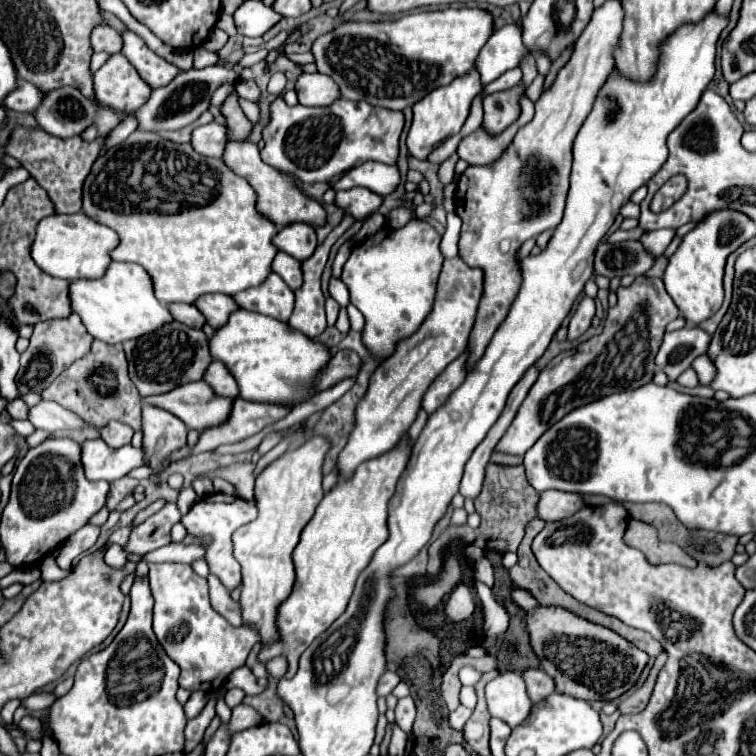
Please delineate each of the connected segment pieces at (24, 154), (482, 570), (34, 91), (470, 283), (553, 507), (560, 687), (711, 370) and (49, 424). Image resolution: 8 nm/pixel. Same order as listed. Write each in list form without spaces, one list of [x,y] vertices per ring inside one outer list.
[[[16,127],[6,151],[8,155],[16,157],[24,165],[24,169],[28,169],[28,173],[46,189],[46,193],[54,201],[56,213],[78,213],[82,211],[82,183],[88,177],[104,141],[106,139],[96,139],[94,143],[86,143],[82,141],[82,137],[60,139],[40,129],[32,131]]]
[[[482,557],[482,559],[478,560],[478,563],[474,565],[474,576],[479,581],[482,581],[482,583],[486,583],[488,587],[494,585],[494,568],[486,557]]]
[[[20,79],[18,81],[18,89],[6,97],[4,105],[8,109],[12,109],[12,111],[20,111],[20,113],[26,111],[26,113],[32,115],[40,107],[40,103],[42,103],[44,97],[46,97],[44,91],[40,91],[32,83],[26,83],[26,81]]]
[[[458,255],[452,257],[450,263],[444,263],[432,313],[426,317],[422,327],[412,337],[400,341],[398,351],[374,371],[374,379],[368,383],[368,393],[362,401],[358,401],[354,431],[350,431],[346,449],[338,455],[338,475],[342,479],[350,479],[360,463],[398,447],[418,417],[426,389],[444,371],[444,367],[450,365],[450,361],[462,355],[468,345],[468,335],[482,295],[482,277],[484,273],[480,269],[468,267]]]
[[[544,491],[538,501],[538,515],[544,521],[562,521],[584,507],[582,495],[564,491]]]
[[[538,607],[528,615],[528,633],[542,669],[556,681],[556,691],[584,701],[612,701],[638,683],[648,655],[618,633],[594,625],[562,607]]]
[[[708,353],[700,355],[698,359],[694,359],[692,367],[694,367],[694,369],[696,369],[696,373],[698,373],[700,385],[710,385],[710,383],[714,381],[714,375],[716,375],[716,367],[714,367],[714,363],[710,361]]]
[[[44,399],[38,405],[30,407],[28,421],[36,429],[44,429],[50,433],[62,431],[62,429],[72,429],[72,427],[82,427],[82,421],[72,411],[60,407],[54,401],[44,401]]]

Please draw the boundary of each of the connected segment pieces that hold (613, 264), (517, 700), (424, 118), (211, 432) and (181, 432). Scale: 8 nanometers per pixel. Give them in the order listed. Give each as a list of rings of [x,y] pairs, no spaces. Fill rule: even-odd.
[[[602,241],[596,249],[594,269],[598,275],[604,275],[608,279],[624,277],[624,275],[644,275],[652,265],[656,257],[646,251],[646,247],[640,241],[622,241],[622,243],[608,243]]]
[[[508,671],[486,685],[486,701],[492,717],[500,717],[510,727],[522,725],[530,715],[532,701],[520,673]]]
[[[470,71],[468,75],[462,75],[462,77],[456,77],[450,85],[446,87],[438,87],[436,91],[432,91],[430,95],[426,95],[424,99],[420,99],[416,105],[414,105],[414,121],[412,121],[412,127],[408,131],[408,139],[406,139],[406,145],[408,145],[408,151],[412,157],[420,159],[420,161],[426,161],[428,155],[444,141],[448,139],[452,133],[460,131],[468,113],[470,113],[470,103],[472,99],[482,91],[482,85],[480,85],[480,75],[476,71]]]
[[[236,397],[230,419],[220,427],[212,427],[212,429],[206,429],[204,433],[200,433],[198,445],[194,447],[192,453],[214,451],[222,443],[236,443],[250,435],[256,435],[262,427],[282,419],[288,411],[290,409],[282,407],[282,405],[252,403],[242,397]]]
[[[144,405],[142,407],[142,421],[144,421],[144,439],[142,447],[146,451],[146,461],[154,469],[150,475],[150,483],[160,487],[162,473],[172,465],[170,455],[186,447],[188,427],[176,417],[158,407]]]

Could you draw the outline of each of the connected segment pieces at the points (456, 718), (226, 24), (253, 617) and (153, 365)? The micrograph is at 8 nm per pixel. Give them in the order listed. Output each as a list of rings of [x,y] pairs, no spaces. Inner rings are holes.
[[[460,705],[456,711],[450,713],[450,725],[452,725],[454,729],[462,729],[470,717],[472,717],[472,709]]]
[[[222,13],[219,15],[218,20],[215,24],[215,28],[226,31],[229,37],[235,36],[237,34],[237,29],[233,17],[228,14]]]
[[[312,437],[294,451],[288,451],[272,465],[268,465],[256,477],[256,507],[258,517],[254,523],[242,525],[234,537],[260,537],[260,547],[252,553],[238,553],[236,559],[242,565],[242,619],[244,623],[254,623],[262,635],[262,643],[270,643],[278,637],[276,633],[276,607],[290,595],[294,585],[294,565],[292,551],[300,539],[300,531],[312,519],[318,503],[322,501],[322,463],[330,449],[328,441],[322,437]],[[266,537],[274,541],[272,551],[266,547]]]
[[[178,321],[164,325],[162,329],[144,335],[140,339],[132,339],[124,343],[130,379],[138,387],[142,397],[148,395],[162,395],[166,391],[172,391],[178,385],[186,385],[192,381],[200,381],[206,373],[206,367],[212,361],[208,337],[204,331],[190,329]]]

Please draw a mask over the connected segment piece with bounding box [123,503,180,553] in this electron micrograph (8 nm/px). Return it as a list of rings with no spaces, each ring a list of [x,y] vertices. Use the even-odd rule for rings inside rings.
[[[166,503],[156,515],[148,517],[144,523],[132,527],[132,535],[128,545],[123,548],[128,552],[147,553],[170,545],[170,529],[180,521],[180,511],[174,503]]]

